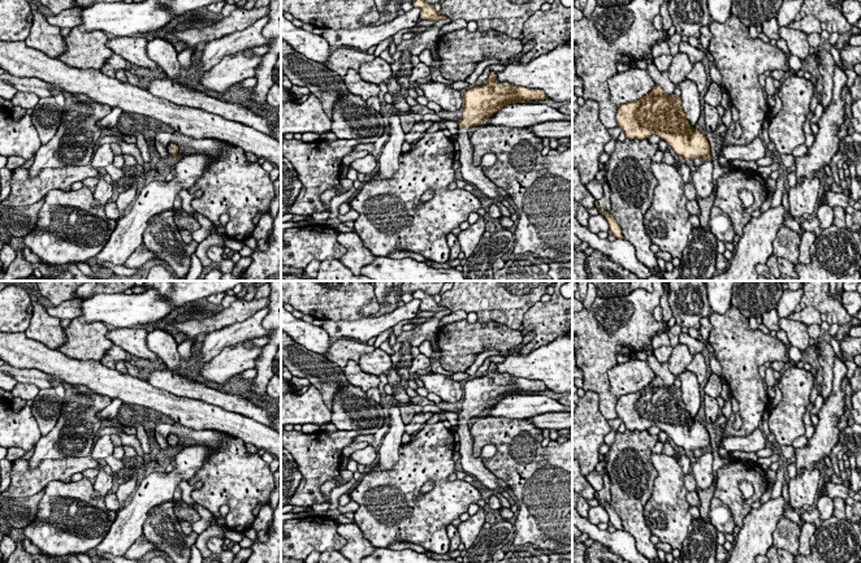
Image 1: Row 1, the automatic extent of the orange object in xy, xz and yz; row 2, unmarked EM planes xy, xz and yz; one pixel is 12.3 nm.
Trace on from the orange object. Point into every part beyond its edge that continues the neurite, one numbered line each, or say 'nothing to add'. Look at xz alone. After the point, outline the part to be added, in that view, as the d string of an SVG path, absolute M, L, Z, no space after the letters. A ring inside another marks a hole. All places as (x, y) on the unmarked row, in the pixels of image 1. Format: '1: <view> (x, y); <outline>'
1: xz (472, 466); M466 419L458 420L458 430L459 436L459 455L460 455L460 464L463 472L471 475L476 481L480 481L488 489L502 493L502 488L498 485L498 477L493 475L483 463L481 458L475 458L472 455L473 447L473 438L471 436L470 424Z

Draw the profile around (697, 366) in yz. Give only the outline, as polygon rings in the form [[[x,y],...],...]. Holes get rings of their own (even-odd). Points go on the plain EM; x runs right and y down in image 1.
[[[701,352],[693,355],[692,361],[685,369],[696,374],[698,384],[704,382],[708,372],[704,355]]]

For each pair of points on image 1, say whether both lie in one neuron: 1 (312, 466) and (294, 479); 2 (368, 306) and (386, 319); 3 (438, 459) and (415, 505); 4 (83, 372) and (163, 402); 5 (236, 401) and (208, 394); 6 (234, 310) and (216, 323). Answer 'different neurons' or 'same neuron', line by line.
1: different neurons
2: different neurons
3: same neuron
4: same neuron
5: same neuron
6: same neuron

